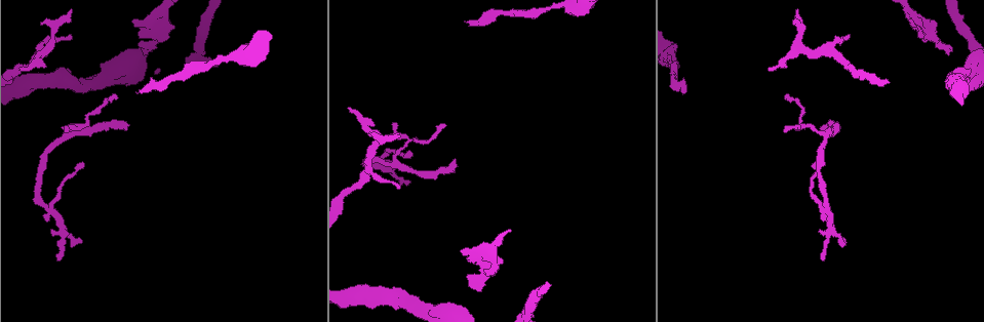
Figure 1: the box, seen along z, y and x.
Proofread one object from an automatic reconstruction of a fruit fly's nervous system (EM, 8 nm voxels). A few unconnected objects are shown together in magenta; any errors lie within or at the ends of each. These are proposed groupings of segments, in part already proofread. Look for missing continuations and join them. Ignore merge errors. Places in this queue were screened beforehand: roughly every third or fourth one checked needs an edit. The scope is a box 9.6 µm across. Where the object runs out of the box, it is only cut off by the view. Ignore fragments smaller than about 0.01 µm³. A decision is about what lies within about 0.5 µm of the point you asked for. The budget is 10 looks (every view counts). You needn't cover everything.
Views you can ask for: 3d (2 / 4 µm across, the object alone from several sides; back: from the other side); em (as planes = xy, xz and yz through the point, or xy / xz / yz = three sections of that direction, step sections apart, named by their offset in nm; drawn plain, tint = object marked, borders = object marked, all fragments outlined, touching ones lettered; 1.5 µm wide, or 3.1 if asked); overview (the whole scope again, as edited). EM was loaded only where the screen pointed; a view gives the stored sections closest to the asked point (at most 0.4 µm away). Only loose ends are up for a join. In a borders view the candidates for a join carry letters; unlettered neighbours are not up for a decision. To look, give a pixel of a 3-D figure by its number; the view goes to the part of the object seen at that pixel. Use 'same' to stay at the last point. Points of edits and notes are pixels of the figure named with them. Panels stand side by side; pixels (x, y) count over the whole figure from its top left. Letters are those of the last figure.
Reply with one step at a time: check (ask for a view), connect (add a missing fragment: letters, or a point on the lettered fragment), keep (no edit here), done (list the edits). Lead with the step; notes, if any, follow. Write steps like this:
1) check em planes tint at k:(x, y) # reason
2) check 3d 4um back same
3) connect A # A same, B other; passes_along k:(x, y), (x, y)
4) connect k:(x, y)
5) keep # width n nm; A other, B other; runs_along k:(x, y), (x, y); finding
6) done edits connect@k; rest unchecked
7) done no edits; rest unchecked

check em 3.1um planes borders at 1:(143, 54) # free end

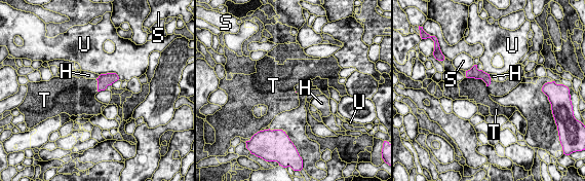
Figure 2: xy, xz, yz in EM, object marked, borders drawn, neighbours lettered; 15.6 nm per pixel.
connect T # H other, S other, T same, U other; passes_along 2:(473, 72), (479, 78), (476, 89); it goes on there

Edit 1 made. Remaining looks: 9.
check em planes borders at 1:(682, 92) # end of a long branch

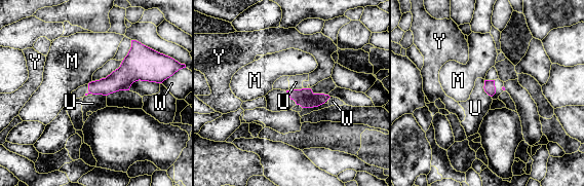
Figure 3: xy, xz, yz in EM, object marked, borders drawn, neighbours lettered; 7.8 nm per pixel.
keep # M other, U other, W other, Y other; border 3:(483, 80), (483, 89), (491, 97); no lettered fragment goes on from it

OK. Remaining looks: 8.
check 3d 4um at 1:(405, 185) # an open end

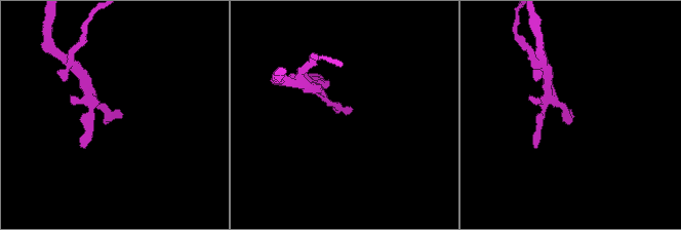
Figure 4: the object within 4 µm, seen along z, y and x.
check em yz step 8 borders at 4:(572, 113) # shape alone is not enough

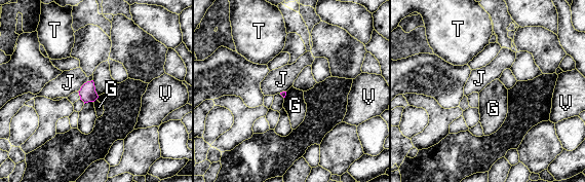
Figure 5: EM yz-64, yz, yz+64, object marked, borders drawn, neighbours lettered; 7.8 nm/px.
keep # G other, J other, T other, V other; border 5:(96, 98), (93, 102); no lettered fragment goes on from it

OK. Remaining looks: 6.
check 3d 4um at 1:(68, 132) # branch stops here

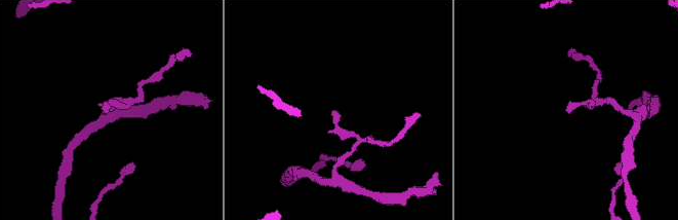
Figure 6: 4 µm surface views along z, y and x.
check em planes tint at 6:(105, 113) # need the tissue

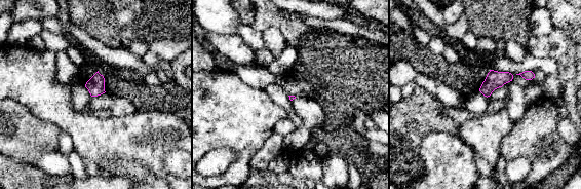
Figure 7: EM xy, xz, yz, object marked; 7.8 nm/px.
check em planes borders same

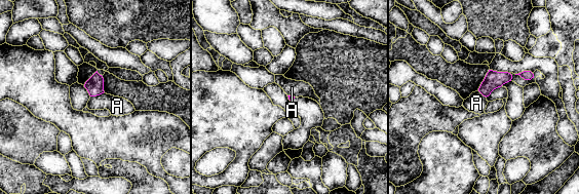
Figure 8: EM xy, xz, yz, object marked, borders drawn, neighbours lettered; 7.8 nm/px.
keep # A other; border 8:(104, 91), (90, 96); no lettered fragment goes on from it

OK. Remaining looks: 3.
done edits connect@2; rest unchecked

